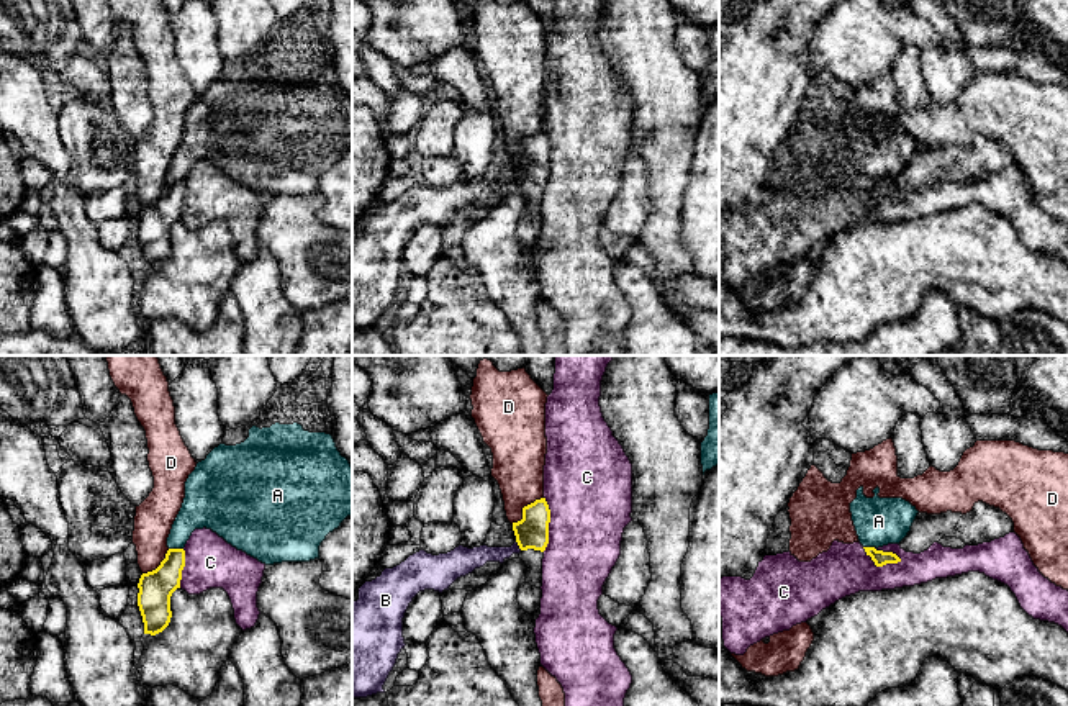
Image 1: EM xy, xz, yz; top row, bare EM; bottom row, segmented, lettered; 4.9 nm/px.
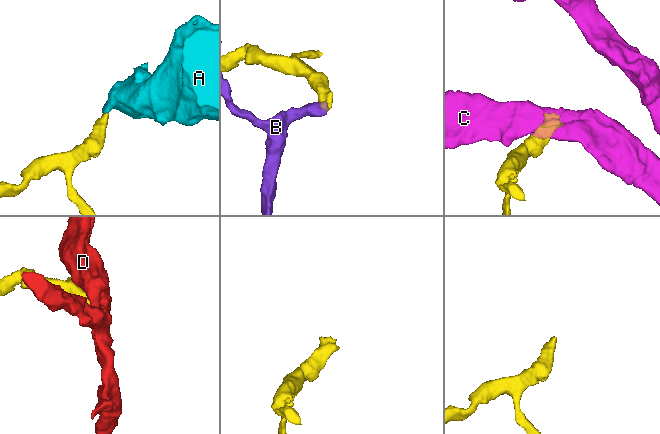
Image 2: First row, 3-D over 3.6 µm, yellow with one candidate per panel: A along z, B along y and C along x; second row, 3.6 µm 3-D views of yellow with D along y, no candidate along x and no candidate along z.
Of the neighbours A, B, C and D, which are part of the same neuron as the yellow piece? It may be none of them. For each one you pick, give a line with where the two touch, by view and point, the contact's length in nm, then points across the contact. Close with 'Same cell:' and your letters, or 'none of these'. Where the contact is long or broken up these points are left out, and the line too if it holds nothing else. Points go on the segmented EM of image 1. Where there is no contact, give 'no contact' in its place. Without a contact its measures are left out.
Same cell: none of these

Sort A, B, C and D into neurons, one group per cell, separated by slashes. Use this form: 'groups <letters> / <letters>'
groups A B / C / D

